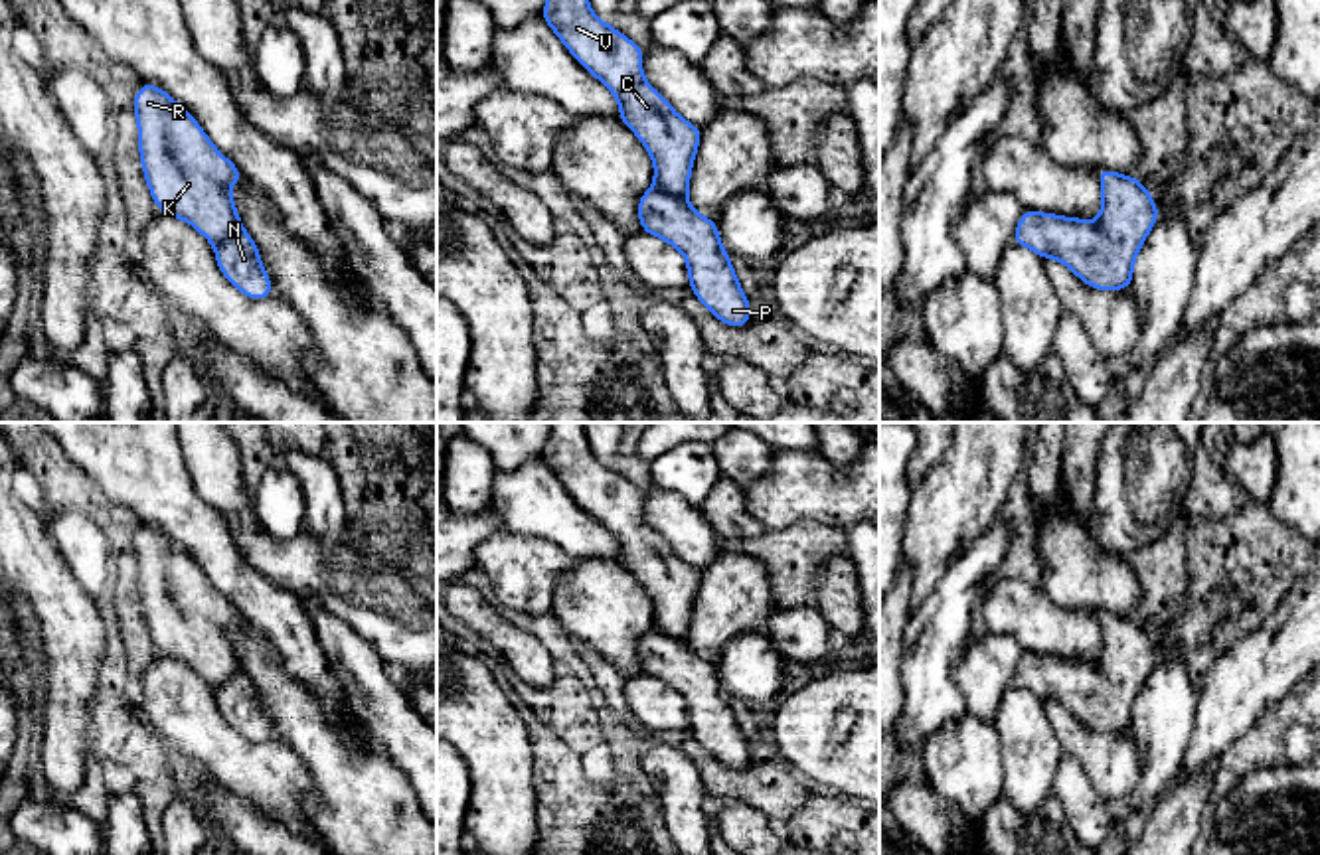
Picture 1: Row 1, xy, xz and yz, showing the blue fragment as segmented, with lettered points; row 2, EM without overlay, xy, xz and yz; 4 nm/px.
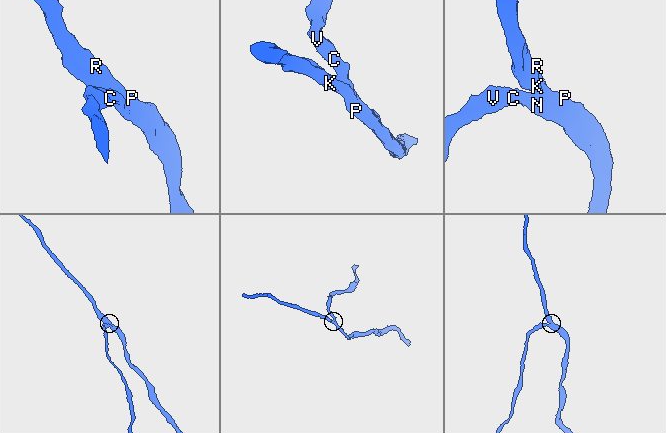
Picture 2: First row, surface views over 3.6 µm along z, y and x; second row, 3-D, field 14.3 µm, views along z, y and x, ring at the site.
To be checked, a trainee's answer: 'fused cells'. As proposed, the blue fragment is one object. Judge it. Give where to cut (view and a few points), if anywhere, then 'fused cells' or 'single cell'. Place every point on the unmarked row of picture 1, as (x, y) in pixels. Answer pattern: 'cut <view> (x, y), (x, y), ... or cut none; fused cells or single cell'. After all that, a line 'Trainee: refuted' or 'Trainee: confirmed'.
cut none; single cell
Trainee: refuted

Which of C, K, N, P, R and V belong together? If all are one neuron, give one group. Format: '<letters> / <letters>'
C K N P R V

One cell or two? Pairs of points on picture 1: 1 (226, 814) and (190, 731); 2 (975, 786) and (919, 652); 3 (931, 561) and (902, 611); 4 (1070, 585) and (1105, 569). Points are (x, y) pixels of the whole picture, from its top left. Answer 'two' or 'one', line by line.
1: two
2: two
3: two
4: one

